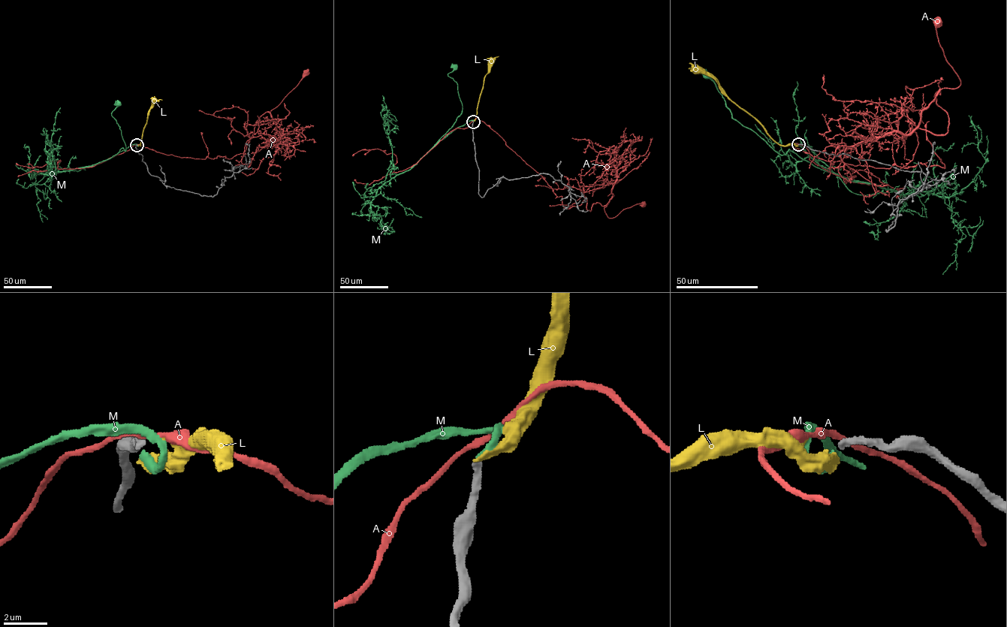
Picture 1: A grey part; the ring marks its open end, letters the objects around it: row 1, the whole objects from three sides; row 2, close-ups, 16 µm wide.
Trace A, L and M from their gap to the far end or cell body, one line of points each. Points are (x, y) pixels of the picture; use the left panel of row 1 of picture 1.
A: (137, 144), (181, 158), (231, 158), (245, 152), (260, 117), (270, 113), (268, 111), (306, 73)
L: (137, 145), (140, 146), (148, 111), (155, 100)
M: (137, 145), (129, 146), (100, 162), (111, 158), (122, 148), (125, 150), (121, 130), (111, 115), (119, 104)

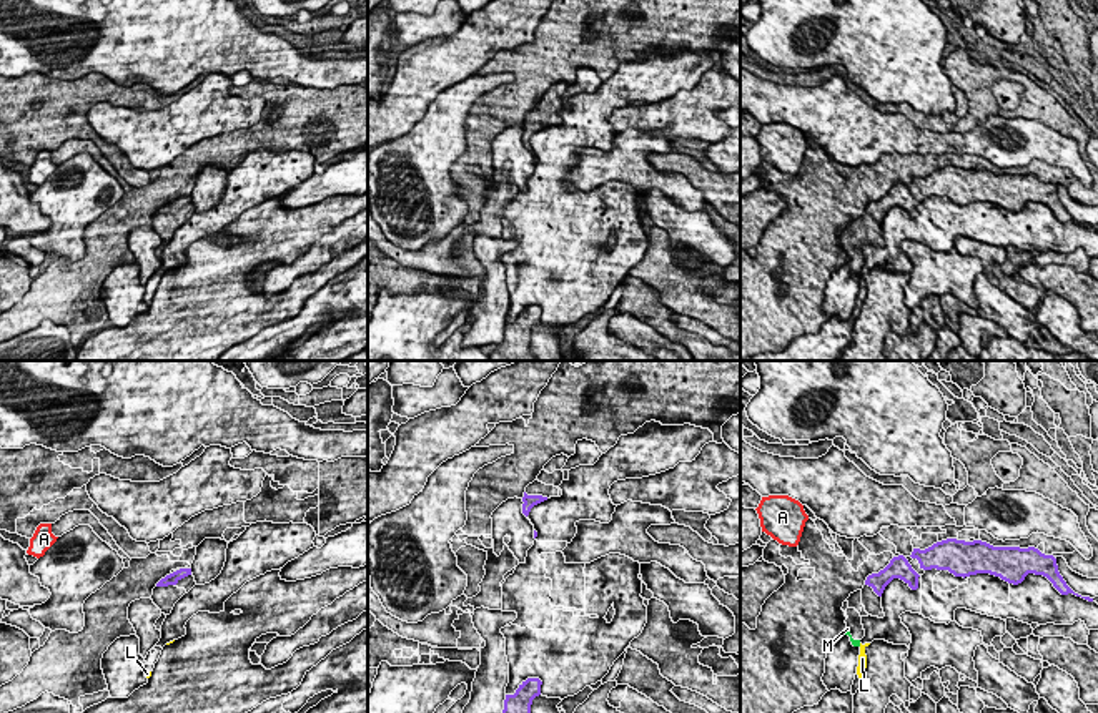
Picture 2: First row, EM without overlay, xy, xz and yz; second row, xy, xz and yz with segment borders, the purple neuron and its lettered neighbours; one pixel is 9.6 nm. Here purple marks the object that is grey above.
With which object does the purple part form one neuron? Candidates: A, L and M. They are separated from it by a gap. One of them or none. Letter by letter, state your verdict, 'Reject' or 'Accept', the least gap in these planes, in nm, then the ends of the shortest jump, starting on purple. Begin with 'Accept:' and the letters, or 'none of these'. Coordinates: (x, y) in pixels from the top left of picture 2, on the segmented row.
Accept: M
A: Reject. Distance 750 nm. Across: yz (867, 577), (797, 544)
L: Reject. Distance 480 nm. Across: yz (879, 595), (869, 644)
M: Accept. Distance 440 nm. Across: yz (879, 595), (847, 629)

